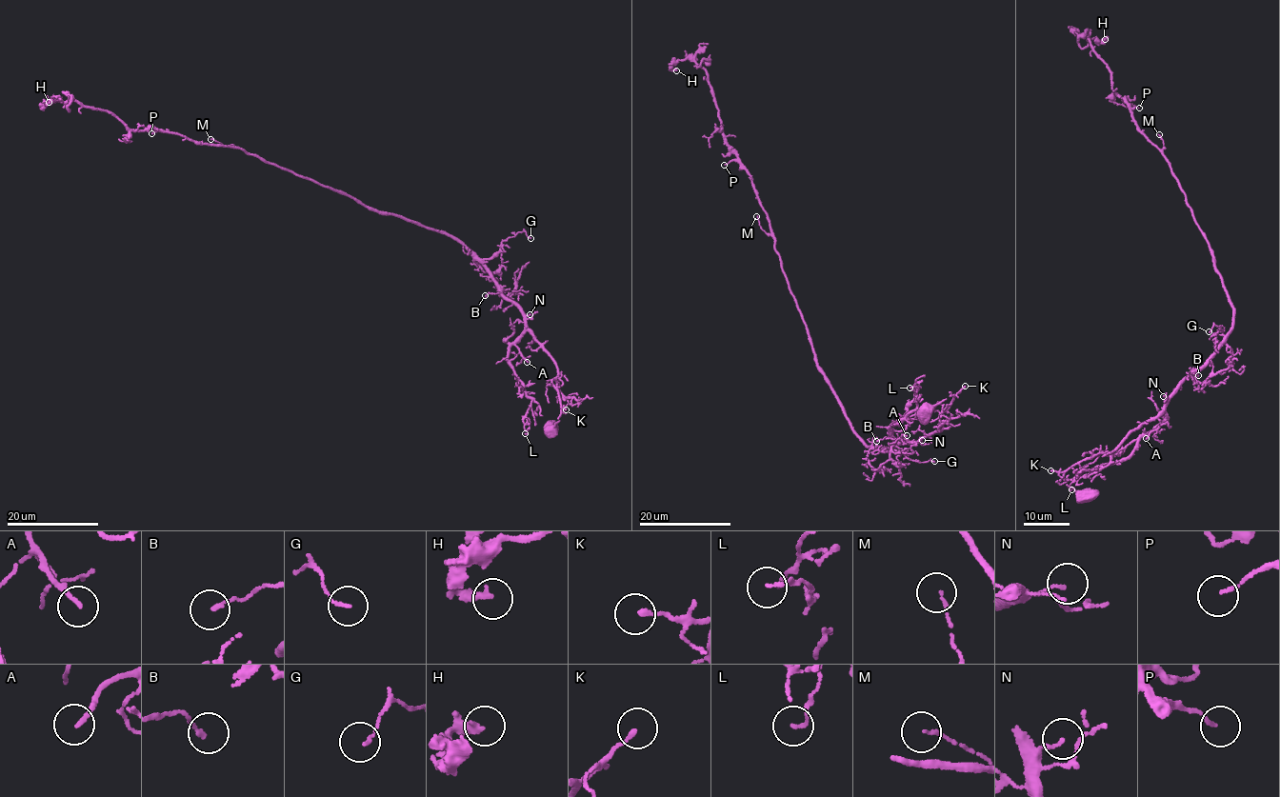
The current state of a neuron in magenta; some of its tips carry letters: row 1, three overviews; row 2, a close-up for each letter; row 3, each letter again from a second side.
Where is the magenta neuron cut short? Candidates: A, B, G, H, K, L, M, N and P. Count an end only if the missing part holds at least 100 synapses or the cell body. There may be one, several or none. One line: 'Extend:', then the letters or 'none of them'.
Extend: none of them

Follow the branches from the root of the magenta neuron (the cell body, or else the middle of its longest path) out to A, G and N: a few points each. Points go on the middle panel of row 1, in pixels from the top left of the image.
A: (924, 412), (950, 396), (955, 396), (941, 413), (939, 430), (914, 442), (896, 440), (907, 435)
G: (924, 412), (955, 396), (941, 413), (939, 430), (910, 444), (899, 441), (881, 448), (921, 463), (934, 461)
N: (924, 412), (950, 396), (955, 396), (941, 413), (939, 430), (913, 441), (922, 440)

